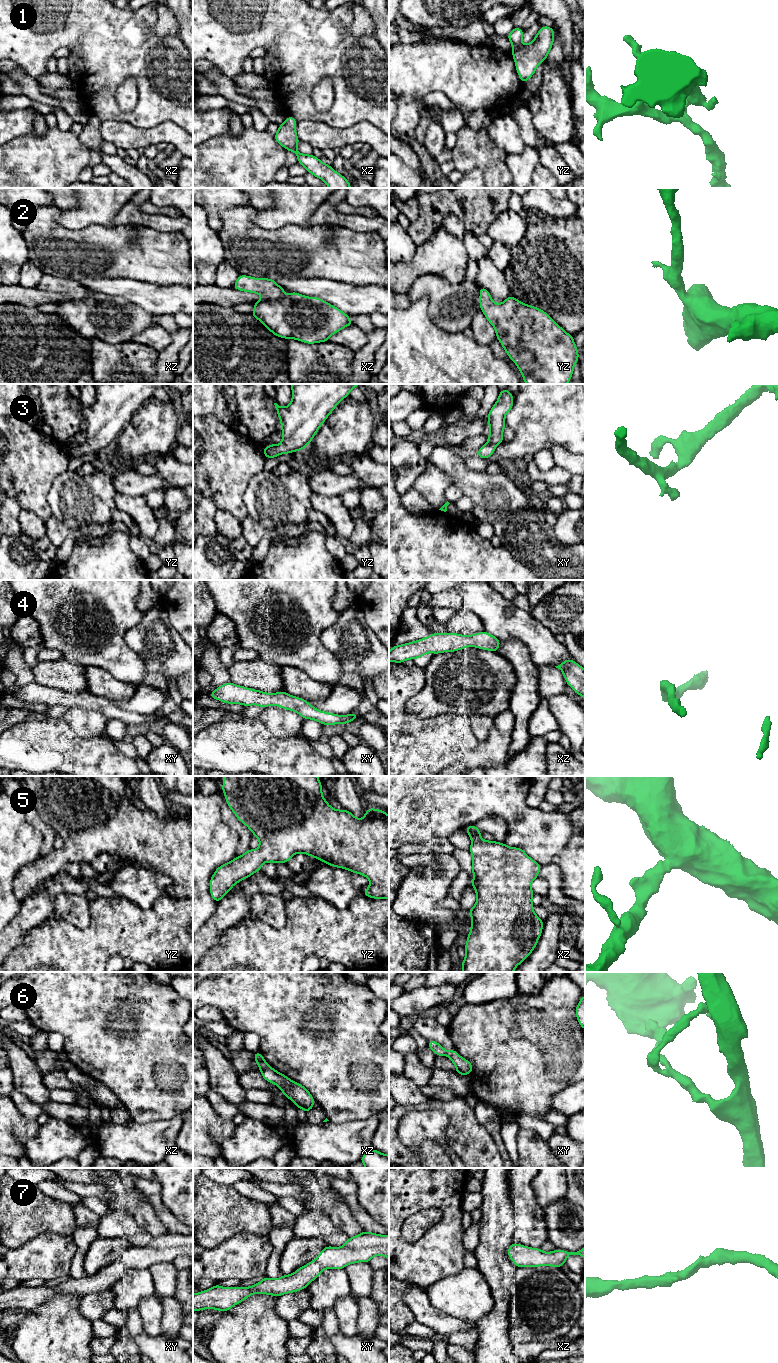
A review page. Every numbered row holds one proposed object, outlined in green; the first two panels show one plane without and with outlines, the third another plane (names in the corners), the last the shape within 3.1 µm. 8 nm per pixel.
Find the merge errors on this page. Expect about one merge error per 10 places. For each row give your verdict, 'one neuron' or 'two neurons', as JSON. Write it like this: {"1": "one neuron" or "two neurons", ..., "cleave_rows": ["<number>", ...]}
{"1": "one neuron", "2": "one neuron", "3": "one neuron", "4": "one neuron", "5": "one neuron", "6": "two neurons", "7": "one neuron", "cleave_rows": ["6"]}

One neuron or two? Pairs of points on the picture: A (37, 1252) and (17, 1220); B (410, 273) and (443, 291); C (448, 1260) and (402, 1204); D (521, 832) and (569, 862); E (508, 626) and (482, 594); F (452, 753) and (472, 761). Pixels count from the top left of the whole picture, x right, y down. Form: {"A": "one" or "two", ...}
{"A": "two", "B": "two", "C": "one", "D": "two", "E": "one", "F": "two"}

